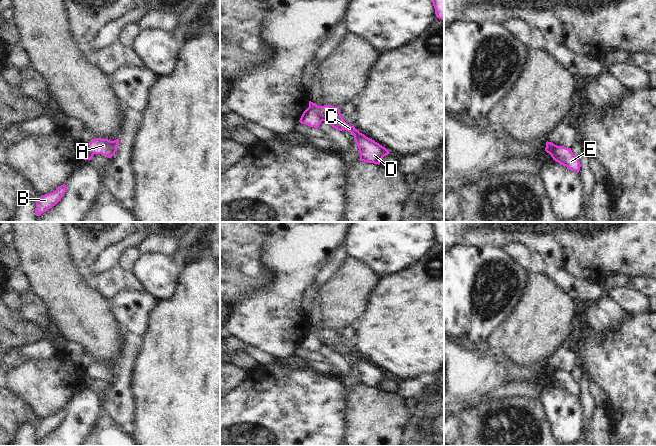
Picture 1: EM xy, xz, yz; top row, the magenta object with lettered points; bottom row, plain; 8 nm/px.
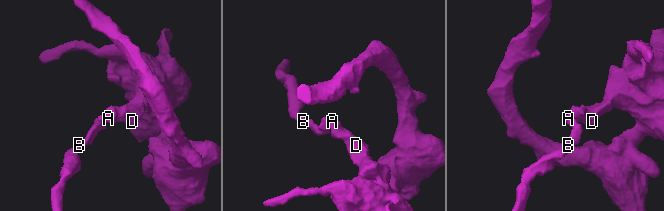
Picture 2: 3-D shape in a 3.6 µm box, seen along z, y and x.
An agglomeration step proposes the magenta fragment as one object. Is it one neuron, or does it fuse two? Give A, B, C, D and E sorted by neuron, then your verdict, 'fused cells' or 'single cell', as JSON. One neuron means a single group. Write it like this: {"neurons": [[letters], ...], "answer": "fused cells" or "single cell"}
{"neurons": [["A", "C", "D"], ["B", "E"]], "answer": "fused cells"}

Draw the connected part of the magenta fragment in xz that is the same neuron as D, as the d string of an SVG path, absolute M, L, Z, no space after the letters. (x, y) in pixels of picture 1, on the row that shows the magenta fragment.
M309 101L309 107L318 113L322 121L330 124L333 128L339 131L346 130L354 135L360 153L360 161L379 165L383 157L389 154L385 147L360 133L354 126L347 124L341 116L339 107L332 105L318 106L311 101Z

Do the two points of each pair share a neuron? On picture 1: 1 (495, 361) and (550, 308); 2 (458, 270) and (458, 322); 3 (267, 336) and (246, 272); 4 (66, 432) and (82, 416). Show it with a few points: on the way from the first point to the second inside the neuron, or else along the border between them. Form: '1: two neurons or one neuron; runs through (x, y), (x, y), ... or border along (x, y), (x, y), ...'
1: two neurons; border along (486, 346), (499, 348), (507, 359)
2: one neuron; runs through (458, 283), (458, 309)
3: two neurons; border along (270, 275), (259, 287), (245, 293), (233, 304)
4: one neuron; runs through (71, 427), (77, 417)

